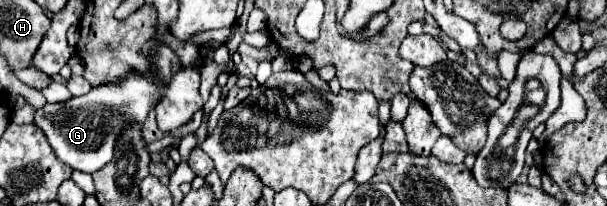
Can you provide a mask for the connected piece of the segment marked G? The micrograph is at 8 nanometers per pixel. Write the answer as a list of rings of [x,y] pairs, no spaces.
[[[130,72],[122,80],[122,84],[106,84],[106,86],[92,88],[88,94],[78,96],[78,98],[72,98],[72,100],[68,100],[64,104],[46,104],[44,108],[36,110],[36,122],[34,124],[44,130],[50,146],[54,148],[56,156],[62,162],[70,164],[74,170],[92,174],[92,172],[100,170],[104,164],[108,164],[112,160],[116,138],[118,138],[120,130],[126,126],[126,122],[144,122],[146,120],[146,114],[150,112],[150,108],[154,108],[160,102],[160,98],[164,96],[164,92],[166,92],[166,86],[160,88],[158,84],[154,84],[152,74],[138,76],[138,74]]]

